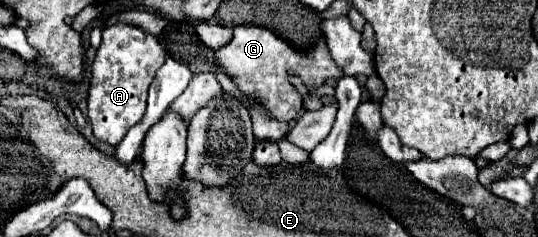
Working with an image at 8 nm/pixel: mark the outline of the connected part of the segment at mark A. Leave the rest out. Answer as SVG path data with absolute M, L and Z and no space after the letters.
M117 22L113 26L103 28L103 40L97 48L95 60L91 64L91 88L89 88L89 122L93 126L93 134L97 140L117 146L125 132L135 126L145 114L145 98L149 84L155 78L155 72L165 62L167 52L155 40L155 36L147 34L143 28Z

